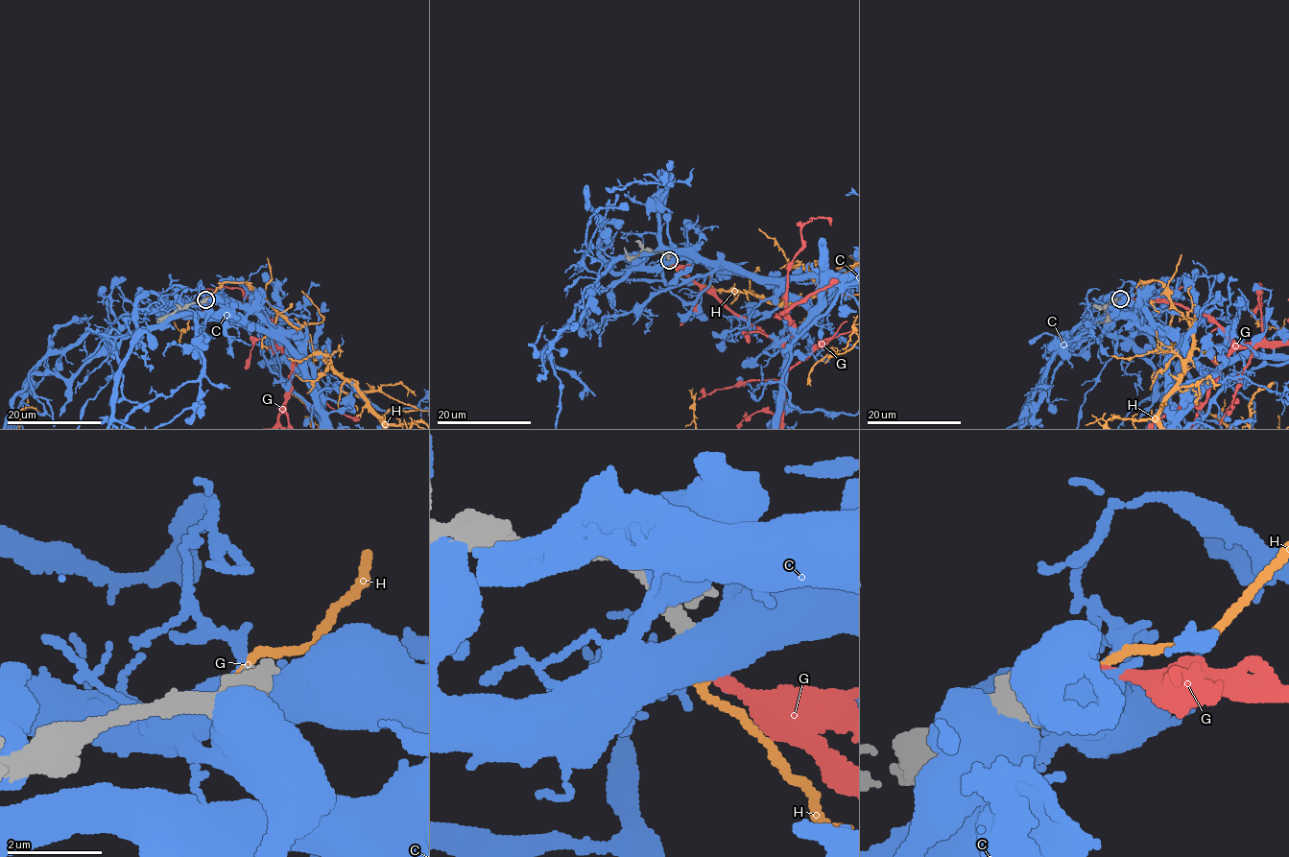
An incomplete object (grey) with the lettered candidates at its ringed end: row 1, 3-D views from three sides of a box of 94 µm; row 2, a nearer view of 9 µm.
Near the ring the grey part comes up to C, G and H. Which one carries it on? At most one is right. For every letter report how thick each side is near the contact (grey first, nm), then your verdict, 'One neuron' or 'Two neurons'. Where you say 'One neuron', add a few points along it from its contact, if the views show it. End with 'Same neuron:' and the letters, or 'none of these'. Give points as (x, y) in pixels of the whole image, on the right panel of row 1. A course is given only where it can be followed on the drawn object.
C: Thickness 240 nm (grey) against 440 nm. Two neurons
G: Thickness 240 nm (grey) against 280 nm. One neuron
H: Thickness 240 nm (grey) against 120 nm. Two neurons
Same neuron: G

